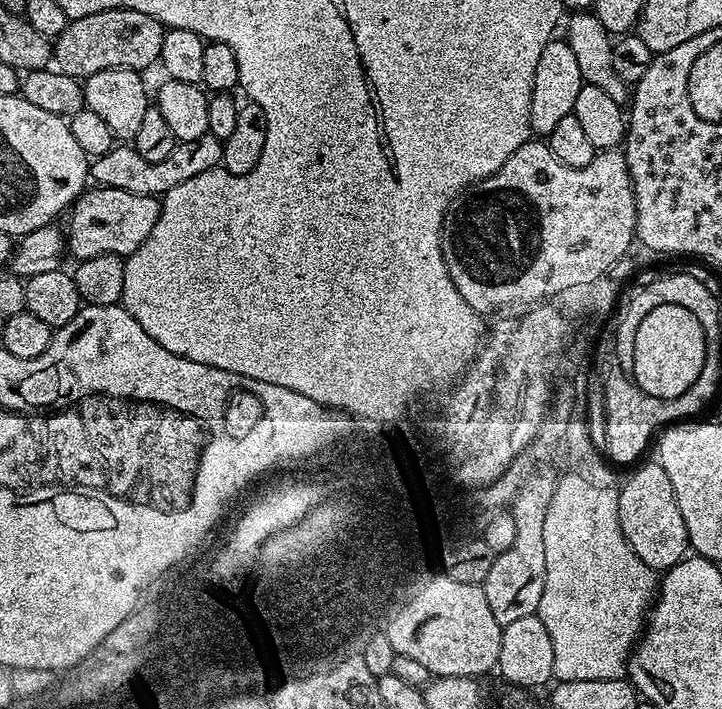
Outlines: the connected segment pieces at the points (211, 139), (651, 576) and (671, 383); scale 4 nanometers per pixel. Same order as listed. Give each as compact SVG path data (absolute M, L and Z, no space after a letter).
M207 132L202 138L194 138L194 142L181 140L170 150L162 162L146 162L142 154L138 154L135 146L114 146L106 154L95 157L90 164L90 176L97 185L118 190L130 190L130 194L146 194L163 197L164 193L174 190L174 186L182 186L182 182L194 178L197 174L206 174L206 170L221 167L224 159L222 141L214 134Z
M564 474L552 490L550 506L546 506L546 522L542 522L542 546L546 546L546 578L542 586L539 618L542 626L546 626L546 634L550 634L550 642L554 646L553 677L561 680L618 680L625 675L628 657L645 627L647 617L653 603L654 593L658 588L658 573L655 568L648 568L634 550L626 542L622 534L622 526L618 522L618 492L615 487L591 484L573 474Z
M662 305L646 311L634 340L634 360L630 376L634 383L654 398L676 398L698 378L706 358L702 326L694 314L682 306Z

